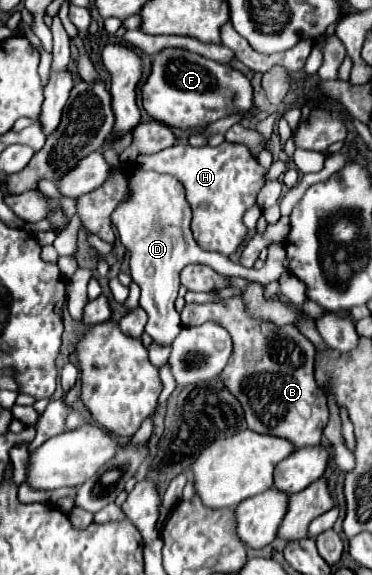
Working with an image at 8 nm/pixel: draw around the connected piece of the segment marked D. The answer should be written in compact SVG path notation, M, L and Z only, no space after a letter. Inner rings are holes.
M132 168L128 172L130 194L118 208L114 210L112 224L118 230L120 242L130 252L130 272L132 280L140 284L142 296L140 306L148 314L146 332L152 336L156 344L170 344L182 330L180 314L174 308L174 300L178 296L178 276L180 270L188 264L206 264L224 276L240 276L248 280L256 280L262 284L270 284L278 280L282 272L286 272L286 248L284 244L268 246L268 260L262 270L244 268L240 264L230 262L226 256L218 252L208 252L198 246L190 230L190 204L186 202L186 190L178 178L172 174L158 174L154 170L138 170Z

